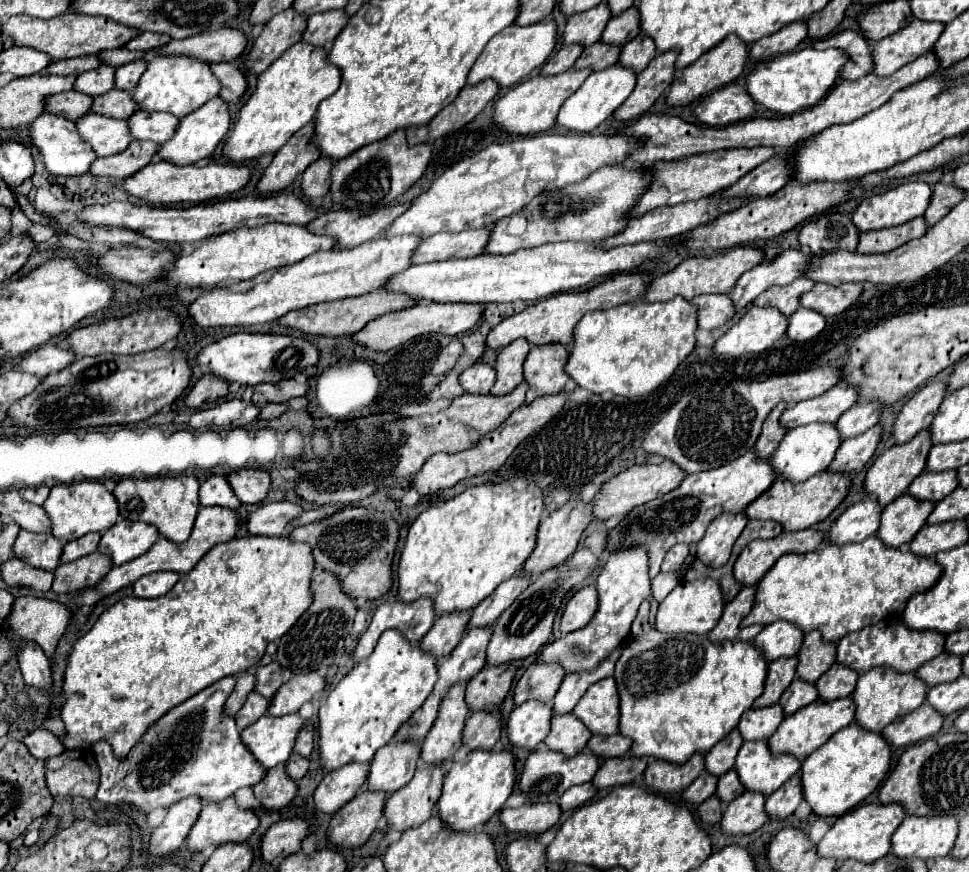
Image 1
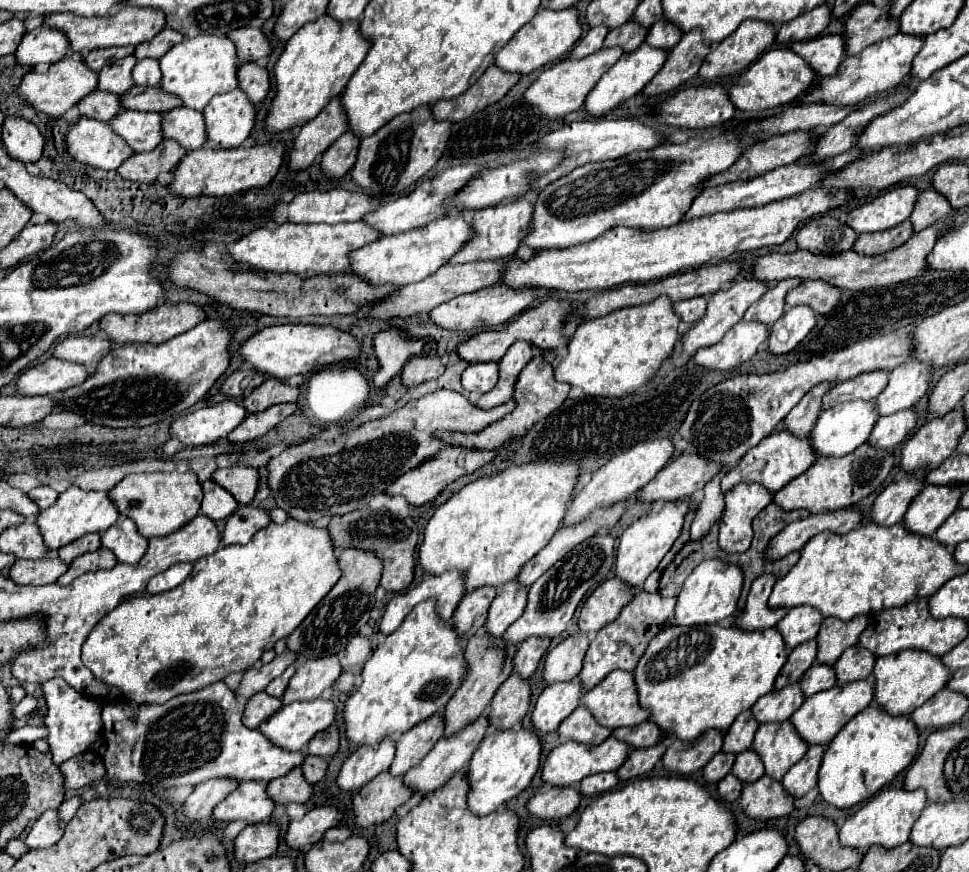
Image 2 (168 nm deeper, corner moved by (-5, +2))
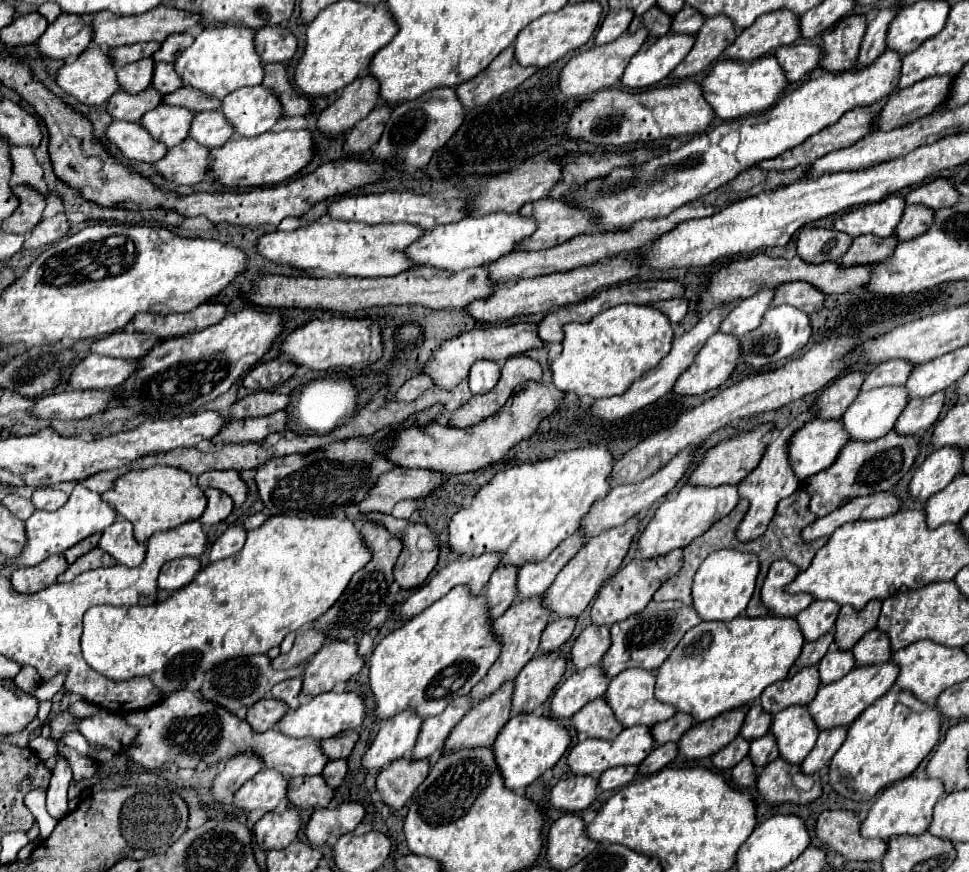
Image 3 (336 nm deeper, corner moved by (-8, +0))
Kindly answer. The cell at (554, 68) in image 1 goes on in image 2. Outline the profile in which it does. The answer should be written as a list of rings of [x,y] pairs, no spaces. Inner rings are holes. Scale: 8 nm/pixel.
[[[603,25],[589,29],[589,33],[583,39],[579,39],[575,43],[575,47],[571,49],[571,59],[581,59],[581,57],[587,57],[587,55],[595,53],[597,49],[601,49],[601,43],[607,33],[609,33],[609,29]]]

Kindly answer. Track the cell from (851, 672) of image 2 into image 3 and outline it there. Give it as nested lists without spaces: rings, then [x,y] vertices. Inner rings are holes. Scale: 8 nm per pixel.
[[[868,631],[852,649],[856,657],[856,665],[868,665],[868,663],[884,663],[892,657],[892,649],[888,643],[888,635],[882,631]]]

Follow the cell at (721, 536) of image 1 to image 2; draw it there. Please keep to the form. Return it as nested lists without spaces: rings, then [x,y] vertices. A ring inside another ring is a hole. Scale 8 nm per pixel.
[[[741,483],[725,495],[725,511],[719,523],[719,547],[725,553],[743,553],[753,539],[753,517],[771,503],[773,495],[757,483]]]

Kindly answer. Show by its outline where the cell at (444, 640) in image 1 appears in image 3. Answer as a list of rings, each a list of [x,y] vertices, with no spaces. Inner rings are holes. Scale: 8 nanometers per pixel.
[[[498,567],[486,587],[484,597],[488,597],[492,619],[498,619],[516,601],[516,571],[518,567]]]

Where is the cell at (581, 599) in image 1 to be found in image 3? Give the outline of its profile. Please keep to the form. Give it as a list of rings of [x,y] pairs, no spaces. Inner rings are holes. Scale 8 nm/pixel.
[[[682,549],[662,555],[660,559],[648,559],[648,561],[632,559],[626,567],[618,569],[618,573],[612,579],[608,579],[608,583],[604,583],[604,587],[600,589],[598,597],[592,603],[592,611],[590,611],[592,623],[612,627],[614,623],[628,619],[630,615],[636,615],[652,601],[652,597],[660,589],[660,585],[666,583],[672,575],[676,575],[680,571],[680,567],[682,567]]]

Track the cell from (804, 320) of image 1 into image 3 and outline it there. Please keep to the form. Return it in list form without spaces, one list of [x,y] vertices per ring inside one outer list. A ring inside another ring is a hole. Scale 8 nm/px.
[[[788,305],[772,307],[768,309],[768,315],[764,315],[760,327],[756,327],[756,331],[748,331],[740,339],[740,359],[752,367],[766,367],[780,359],[788,359],[808,343],[810,331],[810,319],[800,309]]]

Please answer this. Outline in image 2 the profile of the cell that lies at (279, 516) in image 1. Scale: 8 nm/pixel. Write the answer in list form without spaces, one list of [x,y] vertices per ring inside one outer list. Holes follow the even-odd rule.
[[[239,507],[229,519],[223,531],[223,545],[233,543],[247,543],[259,529],[271,523],[271,515],[267,509],[261,507]]]

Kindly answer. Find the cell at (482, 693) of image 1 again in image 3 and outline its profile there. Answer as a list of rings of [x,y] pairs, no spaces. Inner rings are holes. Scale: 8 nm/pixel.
[[[554,619],[554,621],[550,621],[542,633],[540,651],[548,653],[548,651],[558,649],[564,641],[570,639],[574,627],[576,627],[576,619]]]

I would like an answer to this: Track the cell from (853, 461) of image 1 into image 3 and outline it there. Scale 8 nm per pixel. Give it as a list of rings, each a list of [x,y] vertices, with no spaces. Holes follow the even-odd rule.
[[[946,391],[934,393],[926,399],[914,399],[908,403],[904,413],[896,421],[896,431],[902,435],[924,435],[932,423],[940,417],[940,411],[944,407]]]

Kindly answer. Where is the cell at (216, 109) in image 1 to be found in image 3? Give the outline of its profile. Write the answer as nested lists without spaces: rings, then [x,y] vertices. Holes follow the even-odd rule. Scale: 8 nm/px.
[[[264,85],[242,87],[230,93],[222,99],[222,111],[240,137],[262,135],[282,119],[278,95]]]

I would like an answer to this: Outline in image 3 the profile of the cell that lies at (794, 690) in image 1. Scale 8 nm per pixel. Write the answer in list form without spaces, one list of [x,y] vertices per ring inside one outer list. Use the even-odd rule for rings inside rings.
[[[832,647],[832,649],[822,657],[822,661],[820,661],[820,665],[818,665],[820,679],[822,679],[824,685],[826,685],[826,683],[832,683],[832,681],[844,677],[846,673],[850,673],[854,665],[856,665],[856,663],[854,663],[852,651],[840,651],[840,649]]]

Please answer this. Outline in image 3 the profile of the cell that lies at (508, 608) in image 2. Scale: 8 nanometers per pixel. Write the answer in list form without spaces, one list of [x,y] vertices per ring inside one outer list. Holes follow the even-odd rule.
[[[572,535],[572,539],[560,543],[560,547],[556,547],[548,559],[522,565],[518,573],[518,599],[542,595],[548,589],[548,583],[552,583],[552,579],[556,579],[556,575],[562,571],[564,563],[568,563],[568,559],[572,559],[572,555],[576,555],[584,543],[586,539],[576,539],[576,535]]]

